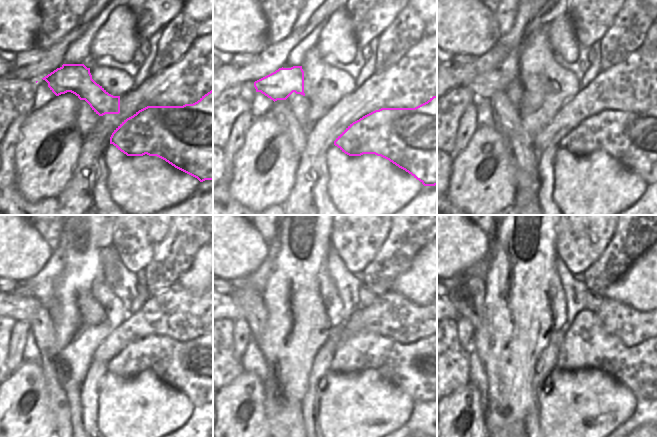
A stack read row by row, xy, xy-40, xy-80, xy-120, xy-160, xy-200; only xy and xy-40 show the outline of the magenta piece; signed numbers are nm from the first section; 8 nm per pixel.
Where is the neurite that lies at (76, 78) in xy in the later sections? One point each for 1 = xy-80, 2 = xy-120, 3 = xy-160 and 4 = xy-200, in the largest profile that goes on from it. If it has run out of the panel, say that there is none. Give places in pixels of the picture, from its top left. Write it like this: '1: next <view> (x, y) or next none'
1: next xy-80 (499, 80)
2: next xy-120 (21, 308)
3: next xy-160 (233, 312)
4: next xy-200 (457, 311)

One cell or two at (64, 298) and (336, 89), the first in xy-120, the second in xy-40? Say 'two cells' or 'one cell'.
one cell

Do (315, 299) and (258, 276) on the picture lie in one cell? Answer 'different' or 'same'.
different

